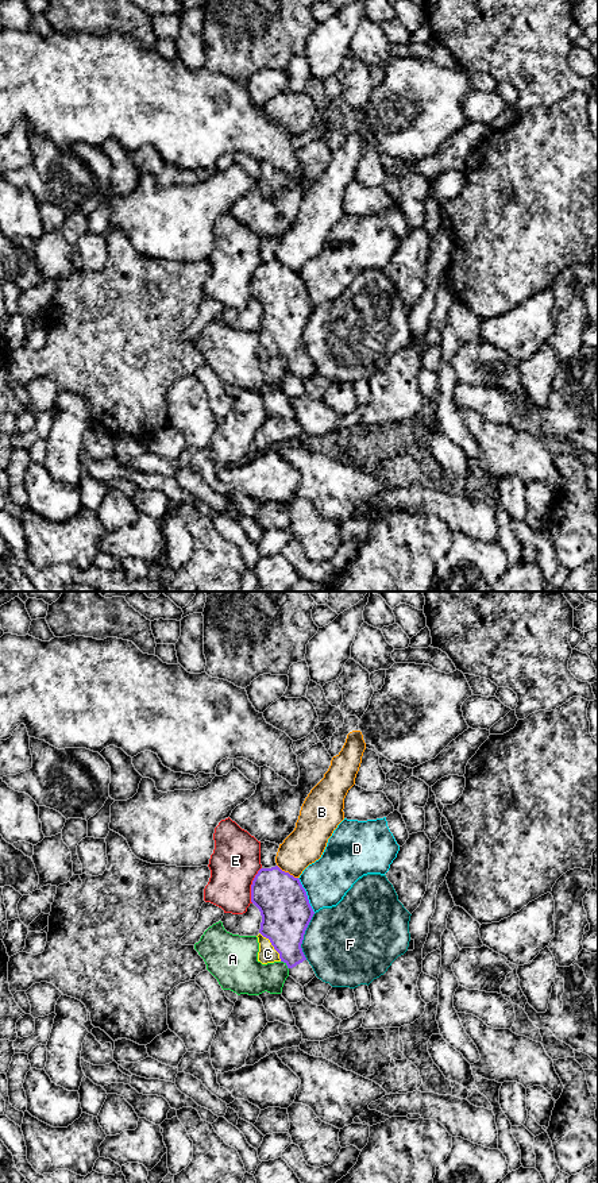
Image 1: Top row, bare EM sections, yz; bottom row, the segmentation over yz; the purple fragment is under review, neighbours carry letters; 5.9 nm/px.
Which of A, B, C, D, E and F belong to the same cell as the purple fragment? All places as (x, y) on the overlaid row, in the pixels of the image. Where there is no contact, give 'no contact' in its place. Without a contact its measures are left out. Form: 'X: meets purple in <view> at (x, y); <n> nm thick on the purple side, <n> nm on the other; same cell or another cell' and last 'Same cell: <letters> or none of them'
A: meets purple in yz at (286, 964); 280 nm thick on the purple side, 220 nm on the other; another cell
B: meets purple in yz at (288, 873); 300 nm thick on the purple side, 220 nm on the other; another cell
C: meets purple in yz at (272, 944); 300 nm thick on the purple side, 100 nm on the other; same cell
D: meets purple in yz at (307, 896); 300 nm thick on the purple side, 260 nm on the other; another cell
E: meets purple in yz at (251, 885); 300 nm thick on the purple side, 280 nm on the other; another cell
F: meets purple in yz at (303, 936); 300 nm thick on the purple side, 460 nm on the other; another cell
Same cell: C

